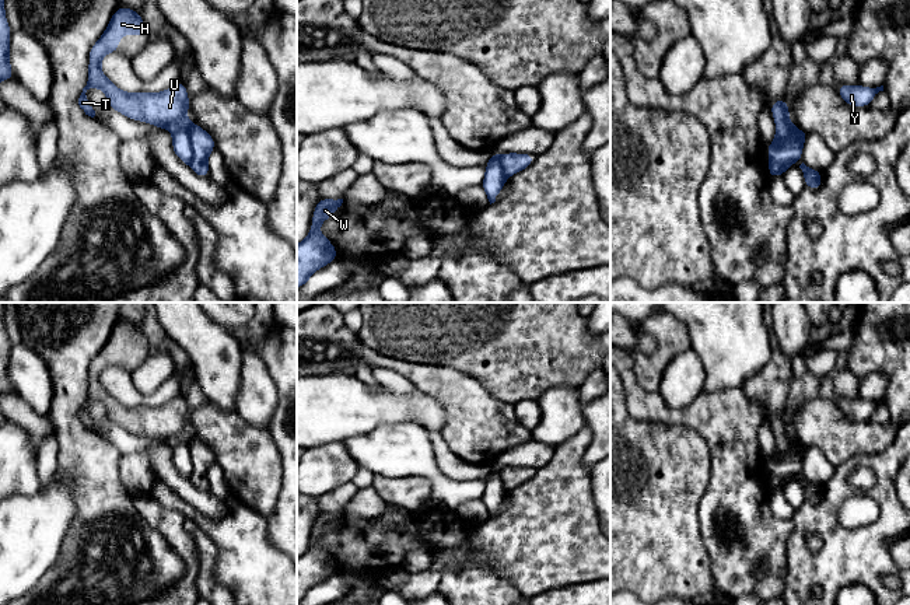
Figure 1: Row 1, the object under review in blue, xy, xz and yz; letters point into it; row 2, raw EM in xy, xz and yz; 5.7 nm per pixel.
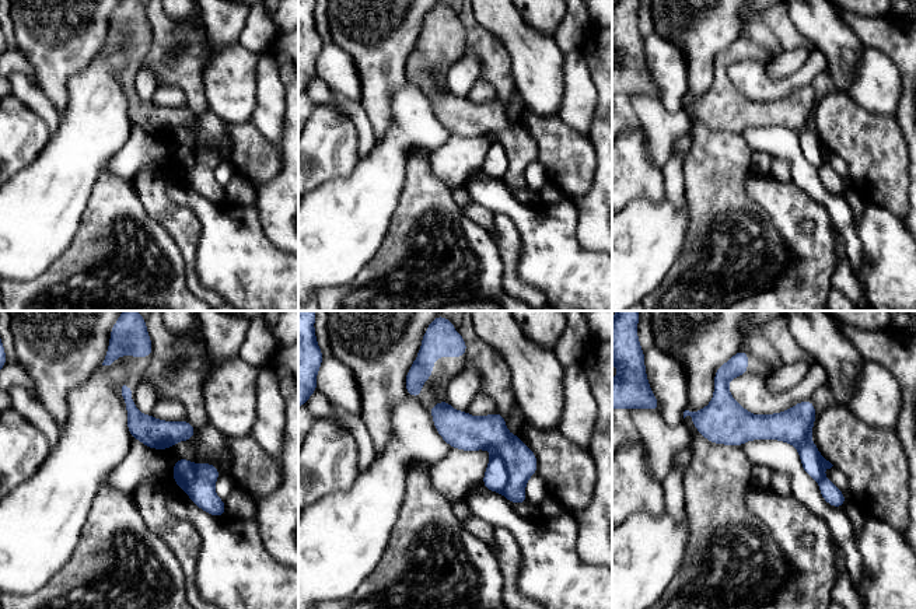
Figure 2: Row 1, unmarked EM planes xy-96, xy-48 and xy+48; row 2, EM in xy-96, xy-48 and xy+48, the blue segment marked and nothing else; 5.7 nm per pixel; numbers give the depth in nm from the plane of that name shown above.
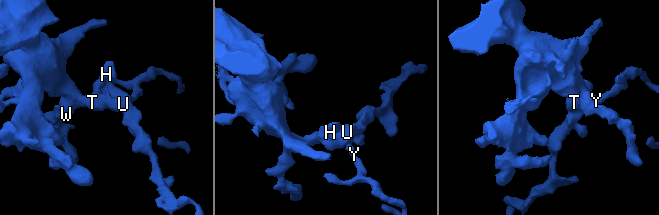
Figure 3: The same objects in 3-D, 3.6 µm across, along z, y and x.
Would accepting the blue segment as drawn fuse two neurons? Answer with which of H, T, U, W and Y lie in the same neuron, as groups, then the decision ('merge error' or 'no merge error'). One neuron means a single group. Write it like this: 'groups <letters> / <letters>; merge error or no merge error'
groups H T U W / Y; merge error

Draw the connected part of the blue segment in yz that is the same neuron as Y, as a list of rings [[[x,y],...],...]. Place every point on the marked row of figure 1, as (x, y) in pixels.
[[[839,84],[837,92],[841,99],[850,106],[869,106],[875,95],[883,91],[883,85],[876,88],[862,87],[862,85],[847,85]]]

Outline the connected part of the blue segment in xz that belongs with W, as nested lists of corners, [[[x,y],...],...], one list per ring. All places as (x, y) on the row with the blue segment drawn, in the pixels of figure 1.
[[[319,199],[312,214],[311,231],[297,245],[297,288],[302,287],[318,269],[336,260],[337,249],[319,232],[321,224],[335,214],[343,199]]]

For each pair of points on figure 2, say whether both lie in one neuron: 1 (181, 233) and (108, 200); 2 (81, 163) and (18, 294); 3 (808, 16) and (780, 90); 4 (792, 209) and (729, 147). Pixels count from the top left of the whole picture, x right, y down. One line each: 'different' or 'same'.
1: different
2: different
3: different
4: different

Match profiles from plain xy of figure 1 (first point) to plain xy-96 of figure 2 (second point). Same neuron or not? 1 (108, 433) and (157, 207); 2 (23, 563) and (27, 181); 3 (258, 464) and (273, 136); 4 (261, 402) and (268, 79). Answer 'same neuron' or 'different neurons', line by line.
1: different neurons
2: same neuron
3: different neurons
4: same neuron

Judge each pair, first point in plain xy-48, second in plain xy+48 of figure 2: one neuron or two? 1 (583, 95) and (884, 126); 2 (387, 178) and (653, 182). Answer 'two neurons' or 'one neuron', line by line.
1: two neurons
2: two neurons

